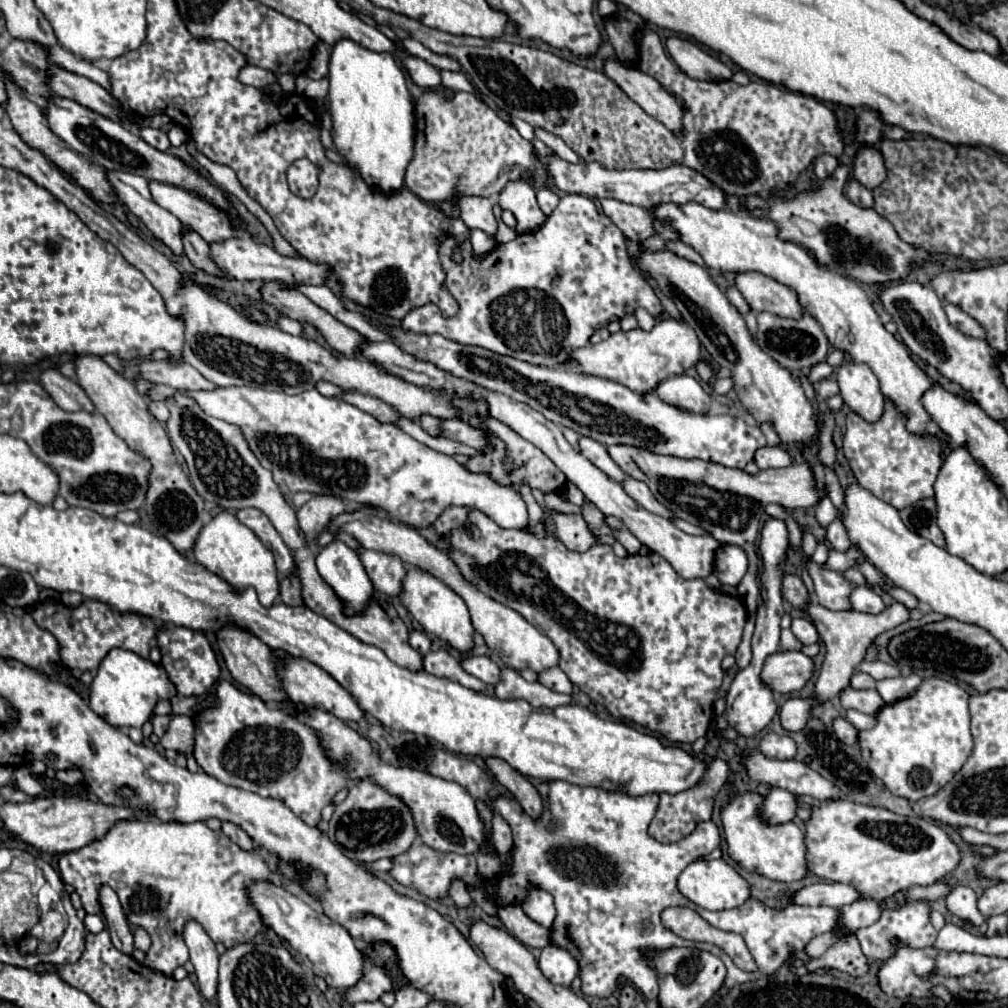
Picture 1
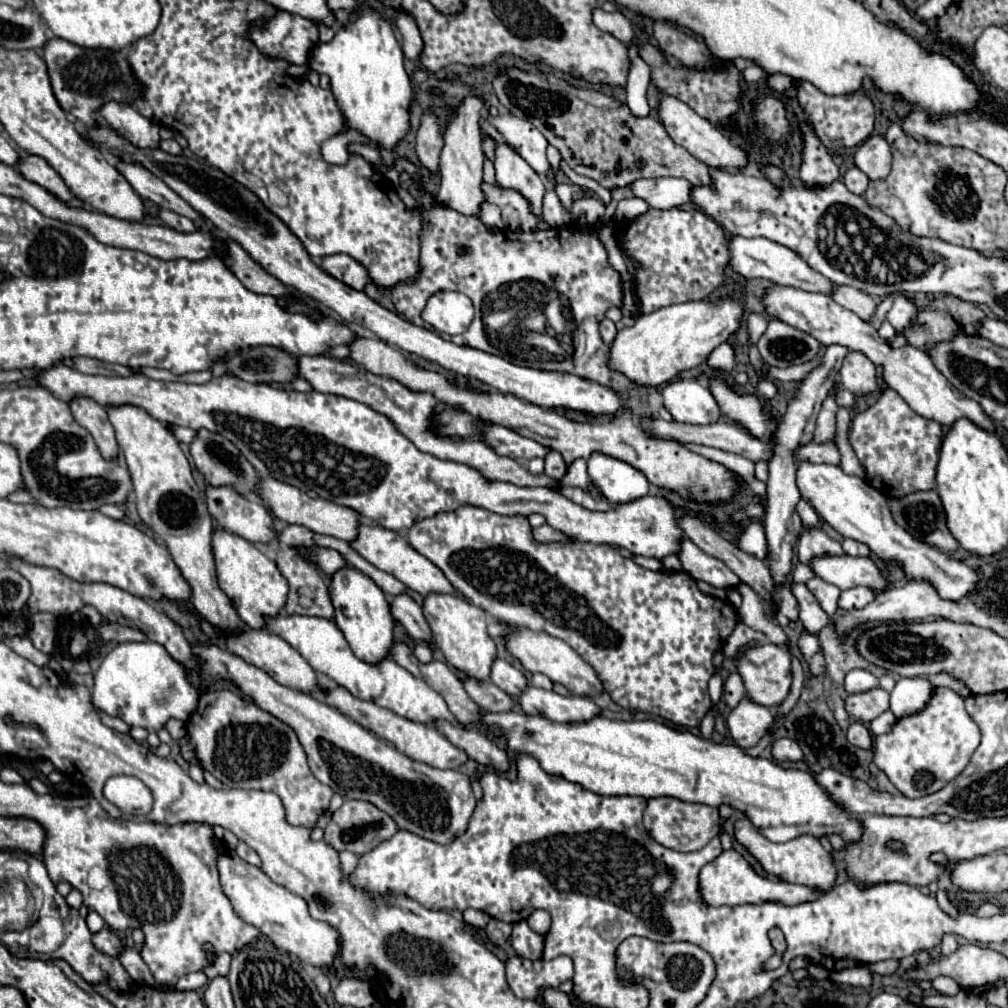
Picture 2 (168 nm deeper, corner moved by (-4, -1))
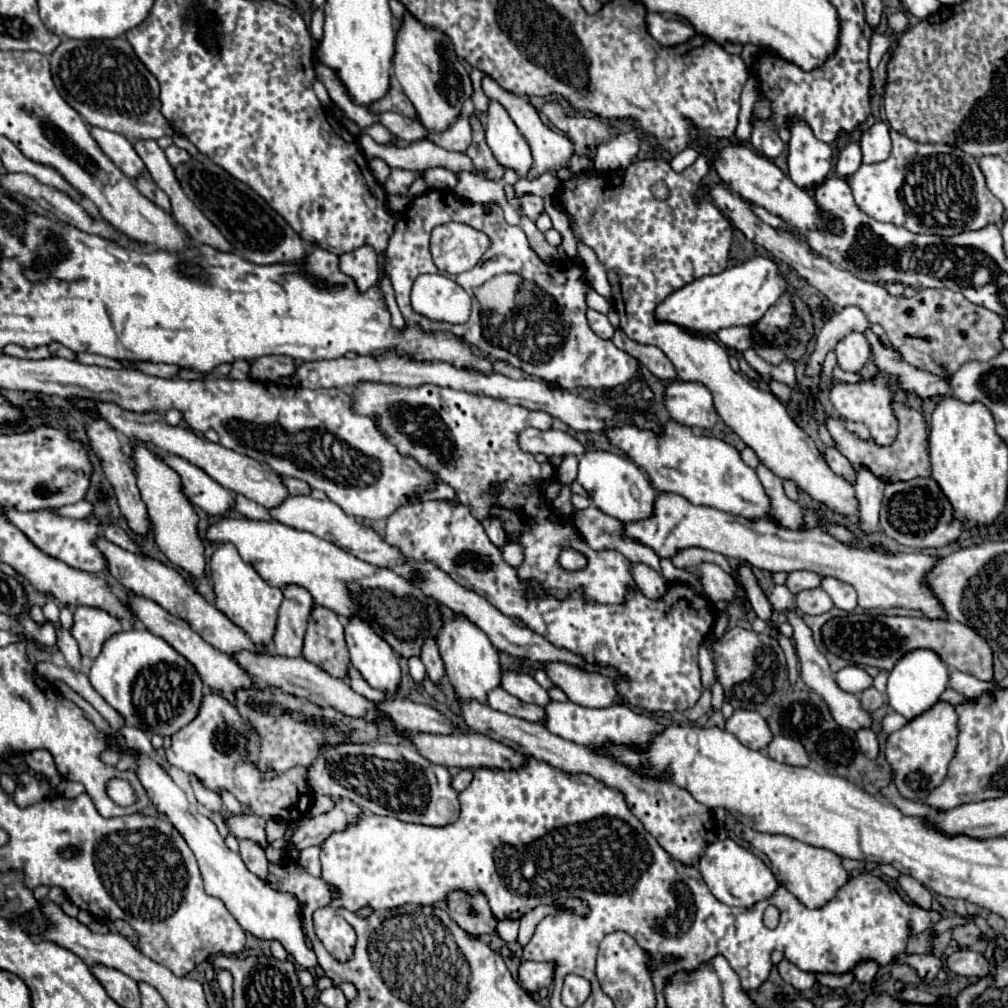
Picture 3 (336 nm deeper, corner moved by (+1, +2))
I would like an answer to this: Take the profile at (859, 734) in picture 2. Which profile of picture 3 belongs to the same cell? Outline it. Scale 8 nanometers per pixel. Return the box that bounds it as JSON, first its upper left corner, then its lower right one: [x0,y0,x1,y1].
[856,729,878,759]

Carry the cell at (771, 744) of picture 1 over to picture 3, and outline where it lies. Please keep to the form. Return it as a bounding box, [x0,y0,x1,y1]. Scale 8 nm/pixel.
[768,737,808,765]

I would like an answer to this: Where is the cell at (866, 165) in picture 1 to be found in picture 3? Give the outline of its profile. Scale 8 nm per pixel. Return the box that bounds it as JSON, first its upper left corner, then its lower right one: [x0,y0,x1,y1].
[860,121,892,163]

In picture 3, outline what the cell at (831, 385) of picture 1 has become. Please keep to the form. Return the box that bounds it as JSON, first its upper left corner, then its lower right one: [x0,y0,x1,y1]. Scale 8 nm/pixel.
[830,375,898,445]

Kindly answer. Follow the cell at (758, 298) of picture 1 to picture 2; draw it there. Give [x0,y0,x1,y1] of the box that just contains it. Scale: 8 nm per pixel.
[765,286,993,430]

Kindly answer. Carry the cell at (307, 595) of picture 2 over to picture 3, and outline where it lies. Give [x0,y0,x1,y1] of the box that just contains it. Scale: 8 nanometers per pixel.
[274,585,314,657]

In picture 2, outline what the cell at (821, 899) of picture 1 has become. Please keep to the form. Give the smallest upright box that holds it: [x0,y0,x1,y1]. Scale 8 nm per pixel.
[699,850,821,906]

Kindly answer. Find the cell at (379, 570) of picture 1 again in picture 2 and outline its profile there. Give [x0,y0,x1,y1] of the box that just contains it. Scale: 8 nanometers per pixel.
[391,594,433,650]

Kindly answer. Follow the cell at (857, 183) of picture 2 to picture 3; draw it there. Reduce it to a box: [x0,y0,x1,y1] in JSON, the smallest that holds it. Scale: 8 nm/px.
[836,143,862,179]

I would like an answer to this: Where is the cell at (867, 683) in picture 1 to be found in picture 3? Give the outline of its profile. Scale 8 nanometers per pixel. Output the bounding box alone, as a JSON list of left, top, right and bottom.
[836,665,872,693]

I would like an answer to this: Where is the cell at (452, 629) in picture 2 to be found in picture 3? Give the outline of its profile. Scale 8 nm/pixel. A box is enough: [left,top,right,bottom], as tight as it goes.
[436,613,500,703]

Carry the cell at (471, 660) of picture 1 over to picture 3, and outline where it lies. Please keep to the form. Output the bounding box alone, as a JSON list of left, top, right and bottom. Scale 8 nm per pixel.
[500,671,550,705]

